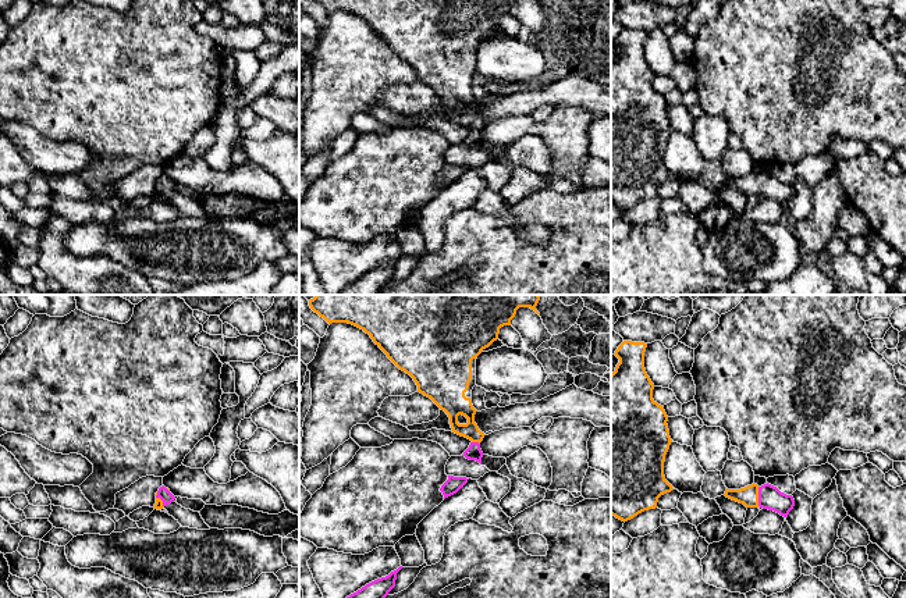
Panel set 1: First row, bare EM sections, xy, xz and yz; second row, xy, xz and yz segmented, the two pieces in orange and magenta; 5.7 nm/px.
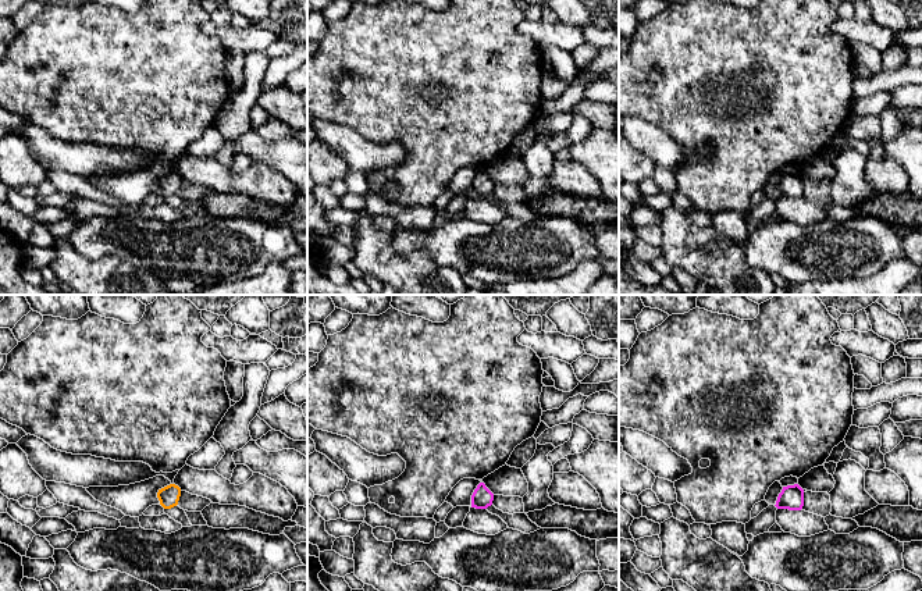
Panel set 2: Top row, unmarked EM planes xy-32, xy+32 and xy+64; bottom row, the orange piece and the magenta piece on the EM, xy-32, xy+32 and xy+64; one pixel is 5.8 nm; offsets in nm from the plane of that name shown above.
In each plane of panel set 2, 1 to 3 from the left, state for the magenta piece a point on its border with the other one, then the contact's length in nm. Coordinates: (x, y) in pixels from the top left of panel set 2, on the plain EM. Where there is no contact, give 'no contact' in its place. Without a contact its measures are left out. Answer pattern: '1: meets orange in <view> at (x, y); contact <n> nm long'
1: no contact
2: no contact
3: no contact

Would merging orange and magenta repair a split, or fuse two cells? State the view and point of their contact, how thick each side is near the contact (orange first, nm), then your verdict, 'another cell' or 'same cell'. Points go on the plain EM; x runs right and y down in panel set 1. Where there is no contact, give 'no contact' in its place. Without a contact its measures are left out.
meets orange in yz at (757, 185); 110 nm thick on the orange side, 140 nm on the other; same cell

